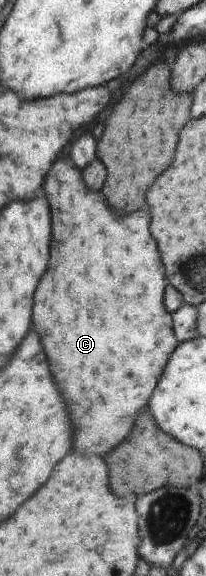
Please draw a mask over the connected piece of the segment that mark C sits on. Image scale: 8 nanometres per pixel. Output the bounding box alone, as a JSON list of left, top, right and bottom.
[33,156,177,455]

